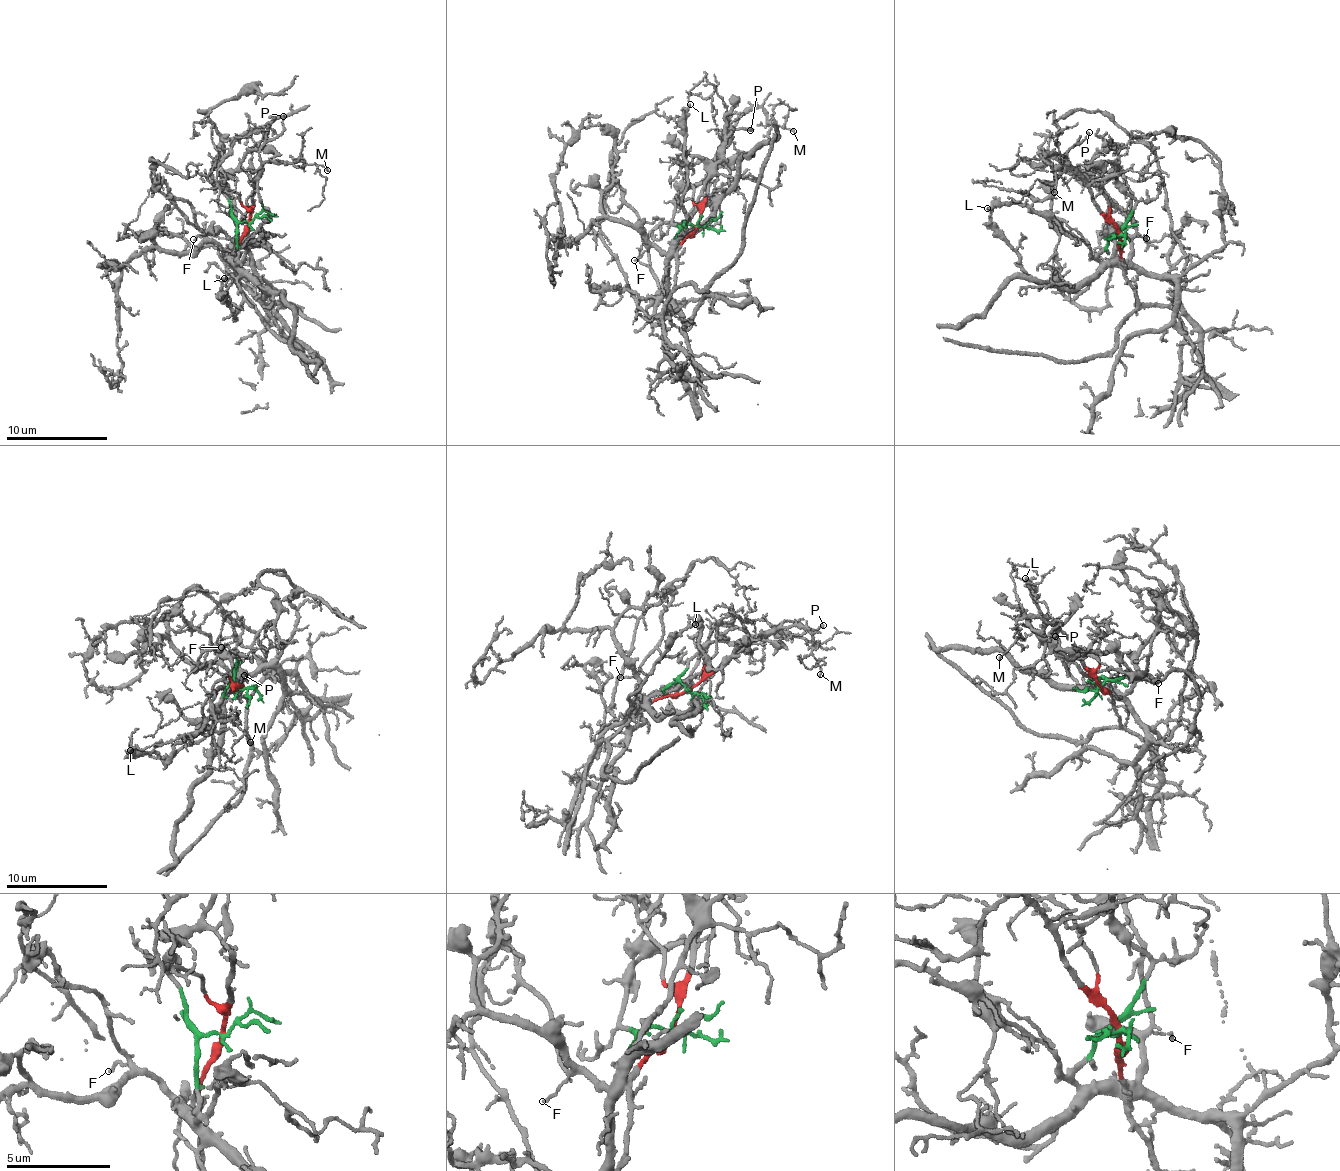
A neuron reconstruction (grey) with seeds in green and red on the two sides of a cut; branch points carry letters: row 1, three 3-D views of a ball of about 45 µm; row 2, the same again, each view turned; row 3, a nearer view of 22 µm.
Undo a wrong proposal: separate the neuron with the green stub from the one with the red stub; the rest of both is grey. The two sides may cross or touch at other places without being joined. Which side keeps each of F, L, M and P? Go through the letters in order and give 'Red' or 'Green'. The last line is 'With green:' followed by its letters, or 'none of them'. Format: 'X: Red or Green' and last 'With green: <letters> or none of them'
F: Green
L: Green
M: Red
P: Red
With green: F, L

